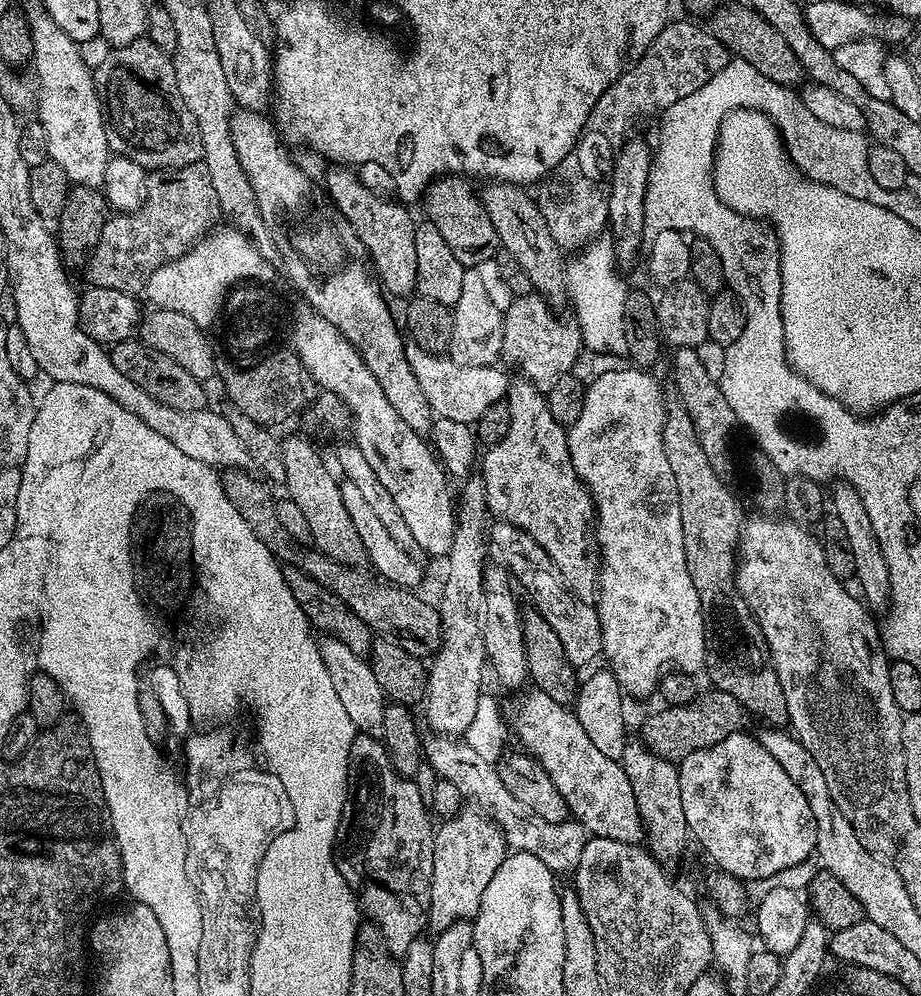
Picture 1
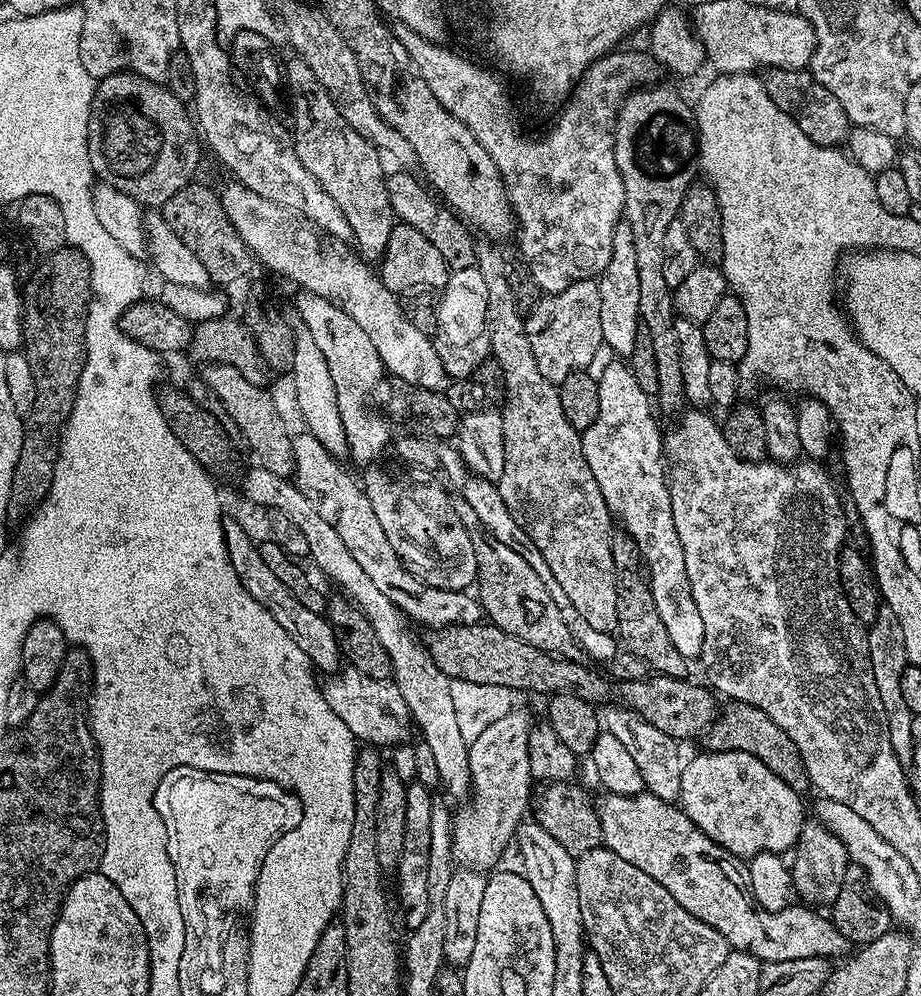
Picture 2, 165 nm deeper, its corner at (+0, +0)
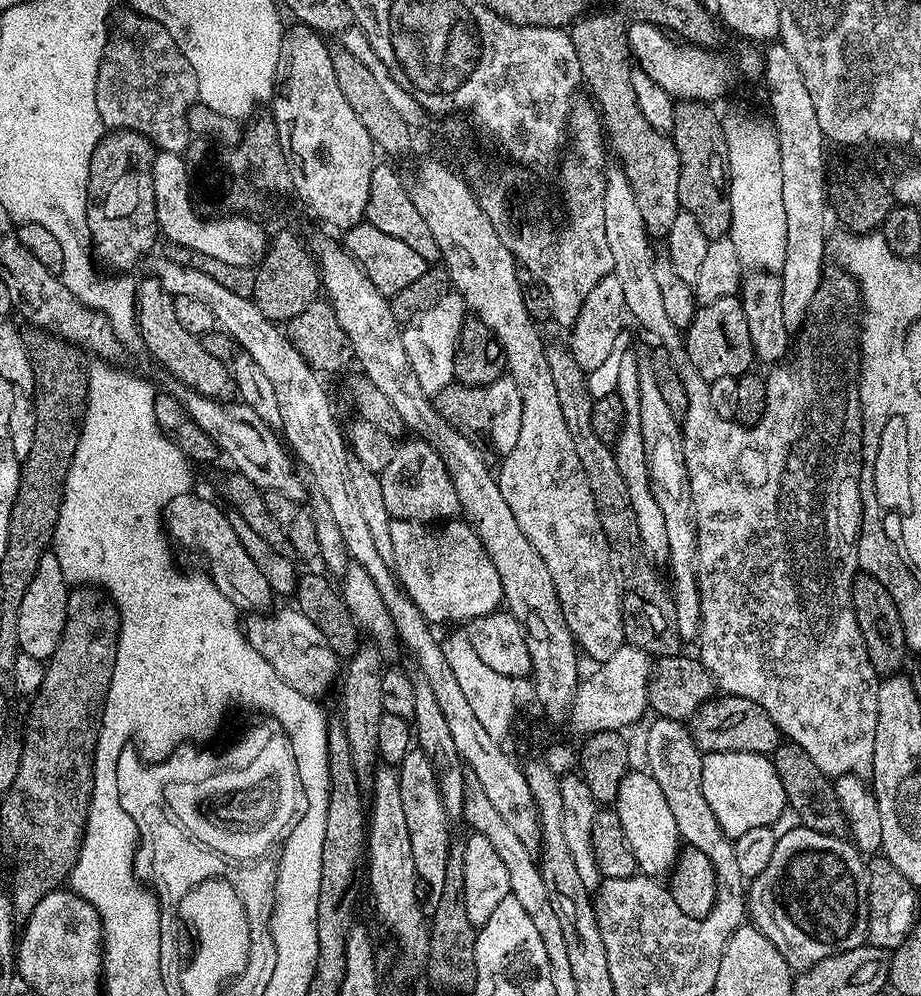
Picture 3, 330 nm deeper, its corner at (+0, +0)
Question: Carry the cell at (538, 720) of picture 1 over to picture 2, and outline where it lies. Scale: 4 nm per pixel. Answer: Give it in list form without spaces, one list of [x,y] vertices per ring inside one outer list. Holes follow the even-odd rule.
[[[647,790],[639,792],[636,796],[614,796],[608,794],[605,795],[604,798],[605,800],[602,802],[599,801],[598,804],[600,821],[602,822],[602,832],[604,834],[603,847],[613,851],[614,854],[618,854],[619,857],[624,858],[627,862],[630,862],[631,865],[638,866],[638,869],[642,870],[643,873],[650,874],[655,881],[660,882],[662,886],[668,889],[671,897],[673,897],[680,906],[685,907],[690,914],[694,914],[695,918],[701,919],[702,922],[706,922],[708,926],[712,926],[714,929],[718,930],[718,933],[722,934],[722,937],[726,938],[726,942],[732,950],[750,954],[765,964],[769,964],[770,962],[786,962],[790,958],[818,958],[819,956],[833,958],[832,956],[840,955],[840,957],[843,957],[845,953],[849,951],[849,941],[840,933],[835,924],[832,923],[831,919],[829,919],[827,915],[819,916],[819,914],[816,913],[819,911],[813,910],[808,906],[799,906],[800,908],[796,908],[797,906],[789,906],[787,908],[783,908],[782,910],[778,910],[777,912],[771,912],[770,910],[763,908],[756,900],[756,896],[752,892],[752,885],[748,882],[745,869],[741,867],[741,865],[740,868],[736,865],[739,864],[737,857],[733,856],[731,852],[727,852],[727,850],[725,850],[725,848],[718,842],[711,840],[711,838],[709,838],[709,836],[702,830],[698,830],[698,826],[695,822],[684,813],[683,808],[677,806],[675,803],[658,798],[655,794]]]

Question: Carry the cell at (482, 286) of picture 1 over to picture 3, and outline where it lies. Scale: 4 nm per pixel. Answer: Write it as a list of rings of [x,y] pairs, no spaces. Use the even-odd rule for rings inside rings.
[[[450,290],[430,310],[418,314],[407,321],[402,328],[402,346],[406,350],[406,358],[414,370],[414,378],[418,378],[418,386],[424,395],[432,398],[437,392],[454,380],[456,371],[456,350],[460,342],[460,330],[466,319],[466,305],[459,292]]]

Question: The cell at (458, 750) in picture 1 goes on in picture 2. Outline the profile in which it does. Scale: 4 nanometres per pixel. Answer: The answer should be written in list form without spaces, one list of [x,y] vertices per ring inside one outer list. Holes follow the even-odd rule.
[[[351,666],[337,671],[329,680],[332,681],[323,685],[324,697],[330,702],[334,714],[346,722],[357,741],[368,746],[395,746],[409,743],[413,739],[412,711],[410,706],[406,706],[406,698],[402,698],[402,690],[398,690],[395,680],[370,678],[370,674],[362,674]]]

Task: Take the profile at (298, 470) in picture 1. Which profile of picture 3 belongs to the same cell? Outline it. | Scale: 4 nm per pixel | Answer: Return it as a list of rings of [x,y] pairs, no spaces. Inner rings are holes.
[[[155,278],[149,280],[140,280],[136,285],[136,318],[135,323],[140,328],[140,336],[144,339],[144,344],[148,347],[148,352],[173,376],[176,380],[181,380],[188,390],[201,392],[203,396],[209,396],[215,400],[225,402],[231,401],[234,396],[234,385],[232,382],[232,373],[229,365],[218,358],[214,358],[208,351],[205,351],[200,345],[200,337],[190,334],[190,330],[186,330],[182,326],[182,322],[178,322],[178,314],[174,314],[174,297],[166,291]]]

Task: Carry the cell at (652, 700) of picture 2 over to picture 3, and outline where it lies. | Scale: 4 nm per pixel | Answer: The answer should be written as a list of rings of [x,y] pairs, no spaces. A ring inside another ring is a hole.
[[[720,694],[706,701],[690,718],[690,727],[694,742],[704,754],[749,752],[759,756],[768,756],[775,753],[782,743],[780,727],[770,718],[770,714],[766,714],[766,710],[758,706],[758,702],[741,696]]]

